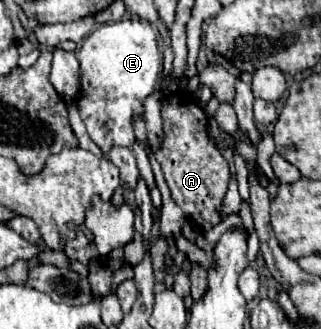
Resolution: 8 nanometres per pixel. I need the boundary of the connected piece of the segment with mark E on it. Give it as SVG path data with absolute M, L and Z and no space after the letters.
M124 19L116 23L98 25L84 41L78 53L80 59L80 95L78 109L88 129L90 139L102 149L104 155L112 147L132 149L134 119L144 121L144 103L160 81L162 51L158 33L146 19Z

